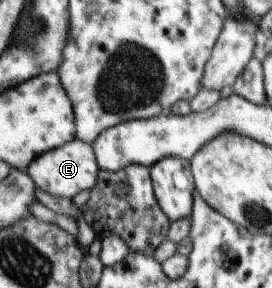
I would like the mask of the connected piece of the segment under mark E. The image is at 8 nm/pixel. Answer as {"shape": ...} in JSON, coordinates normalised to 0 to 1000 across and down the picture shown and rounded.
{"shape":[[[279,479],[265,497],[246,497],[221,517],[202,517],[147,538],[99,597],[132,625],[132,635],[154,660],[180,663],[191,677],[272,691],[294,670],[349,656],[368,635],[368,580],[353,517],[335,497]]]}

